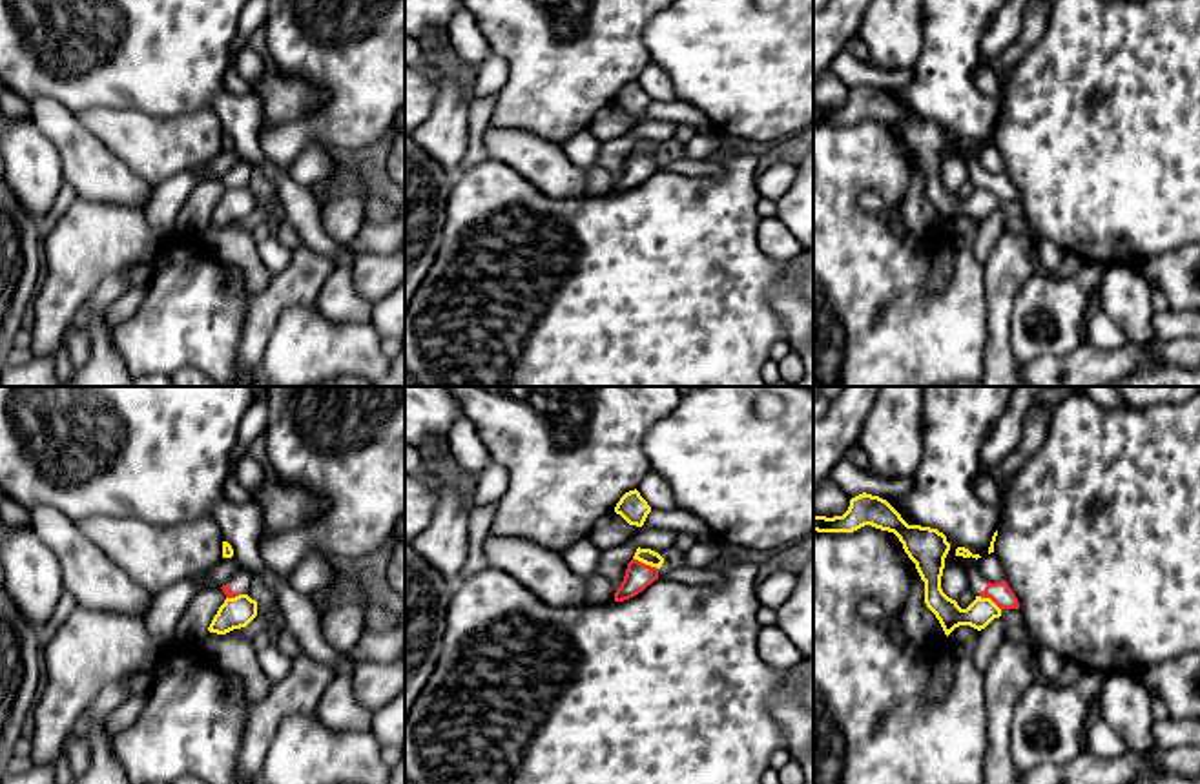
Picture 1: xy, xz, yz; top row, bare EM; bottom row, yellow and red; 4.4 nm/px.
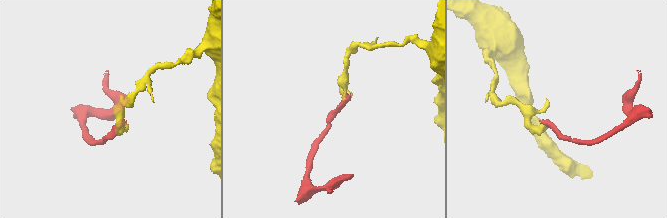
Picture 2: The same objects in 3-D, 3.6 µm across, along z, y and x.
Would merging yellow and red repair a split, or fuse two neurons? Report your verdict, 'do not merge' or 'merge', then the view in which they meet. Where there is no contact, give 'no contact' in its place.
do not merge; contact in xz

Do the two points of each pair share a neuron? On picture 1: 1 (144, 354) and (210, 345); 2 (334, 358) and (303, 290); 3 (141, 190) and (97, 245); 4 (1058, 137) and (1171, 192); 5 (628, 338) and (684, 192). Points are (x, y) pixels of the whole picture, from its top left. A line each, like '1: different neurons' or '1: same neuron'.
1: same neuron
2: different neurons
3: different neurons
4: same neuron
5: same neuron

